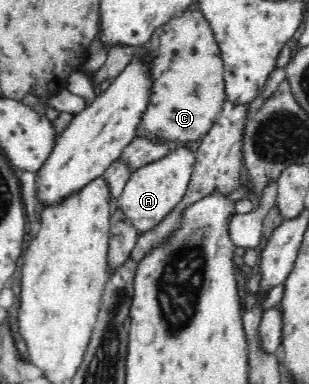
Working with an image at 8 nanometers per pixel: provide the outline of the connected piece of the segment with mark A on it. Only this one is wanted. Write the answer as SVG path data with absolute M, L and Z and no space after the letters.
M187 146L174 147L169 154L132 170L120 196L119 206L140 234L159 224L184 199L192 178L195 156Z

